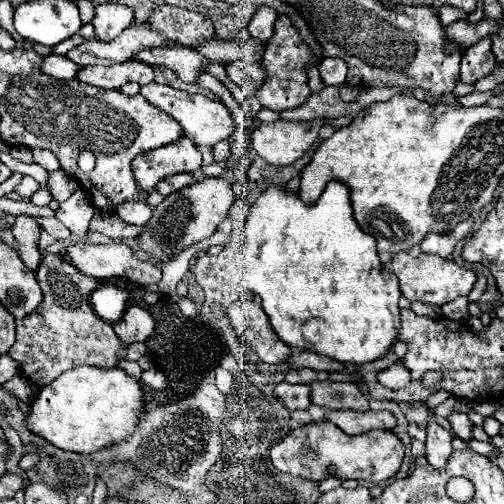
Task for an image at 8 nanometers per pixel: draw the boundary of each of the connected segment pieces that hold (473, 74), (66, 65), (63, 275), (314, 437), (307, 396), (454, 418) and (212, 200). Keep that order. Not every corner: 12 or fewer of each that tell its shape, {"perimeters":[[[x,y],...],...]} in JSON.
{"perimeters":[[[491,34],[463,52],[461,80],[473,84],[495,68]],[[47,54],[41,70],[59,80],[75,78],[77,64],[65,56]],[[43,256],[43,304],[17,320],[9,350],[43,388],[73,366],[135,362],[95,314],[97,282]],[[293,428],[271,448],[279,472],[385,482],[405,444],[391,430],[349,436]],[[279,382],[275,396],[291,410],[311,406],[307,384]],[[451,414],[455,436],[473,440],[473,422],[467,414]],[[205,176],[155,208],[143,250],[155,258],[211,236],[235,202]]]}

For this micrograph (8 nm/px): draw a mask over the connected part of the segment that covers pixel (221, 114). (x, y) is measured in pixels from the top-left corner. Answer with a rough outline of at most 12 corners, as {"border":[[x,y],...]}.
{"border":[[149,82],[141,94],[183,126],[197,146],[235,130],[219,100]]}

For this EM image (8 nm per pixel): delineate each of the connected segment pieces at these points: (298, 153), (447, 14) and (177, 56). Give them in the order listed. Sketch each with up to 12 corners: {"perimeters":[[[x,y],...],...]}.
{"perimeters":[[[325,120],[261,122],[251,142],[287,166],[317,140]],[[441,8],[439,20],[443,26],[467,16],[455,8]],[[147,48],[137,58],[177,72],[185,82],[195,82],[203,56],[183,48]]]}

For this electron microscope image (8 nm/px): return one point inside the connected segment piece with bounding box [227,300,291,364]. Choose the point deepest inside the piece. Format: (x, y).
(250, 322)

